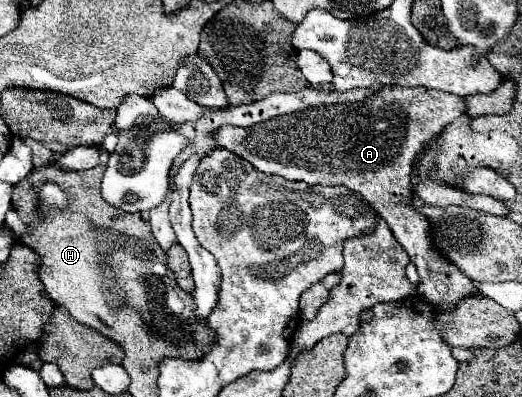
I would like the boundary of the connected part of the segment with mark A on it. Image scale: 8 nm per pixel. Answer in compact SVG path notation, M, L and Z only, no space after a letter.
M389 87L383 89L373 99L367 99L363 103L353 105L329 105L329 107L313 107L305 109L301 113L277 117L271 121L265 121L261 125L255 125L253 129L241 129L225 125L215 133L215 141L223 147L233 151L235 155L247 159L257 171L269 173L269 175L283 175L289 181L305 181L309 185L345 185L351 191L361 193L369 205L389 223L395 239L399 245L407 251L411 263L415 263L417 273L421 277L421 283L417 285L417 295L427 299L427 303L433 303L437 307L455 305L461 299L469 295L477 295L479 289L473 285L469 277L465 277L461 271L457 271L455 265L447 263L433 247L433 241L429 239L429 221L425 215L413 211L413 195L411 195L411 171L413 163L417 159L417 153L429 141L435 137L447 123L461 119L467 115L467 97L451 95L437 89L427 87Z

